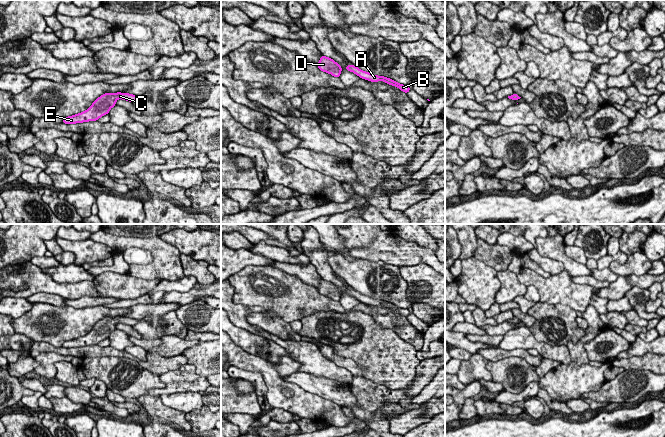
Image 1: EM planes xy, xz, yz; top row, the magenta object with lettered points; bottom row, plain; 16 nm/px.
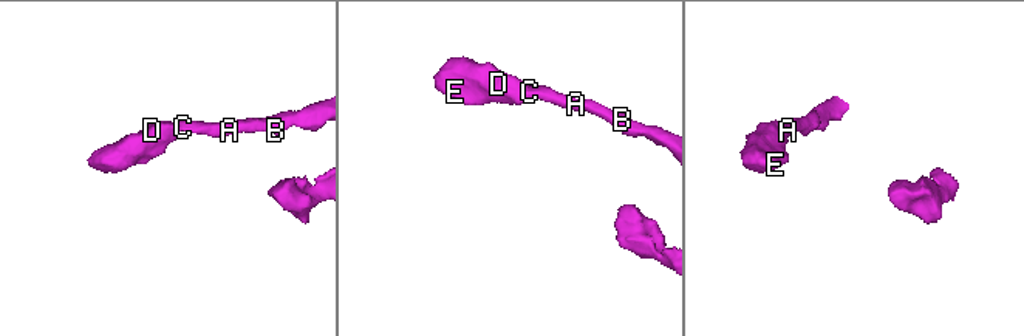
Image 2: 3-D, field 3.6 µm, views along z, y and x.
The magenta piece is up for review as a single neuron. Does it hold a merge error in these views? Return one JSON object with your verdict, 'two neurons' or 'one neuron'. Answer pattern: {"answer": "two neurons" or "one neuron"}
{"answer": "one neuron"}

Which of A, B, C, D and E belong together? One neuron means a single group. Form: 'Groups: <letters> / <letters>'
Groups: A B C D E

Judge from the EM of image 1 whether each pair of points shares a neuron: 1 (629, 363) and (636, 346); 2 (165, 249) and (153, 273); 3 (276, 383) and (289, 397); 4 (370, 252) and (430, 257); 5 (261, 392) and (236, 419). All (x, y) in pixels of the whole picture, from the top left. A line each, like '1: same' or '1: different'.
1: different
2: same
3: same
4: same
5: different

